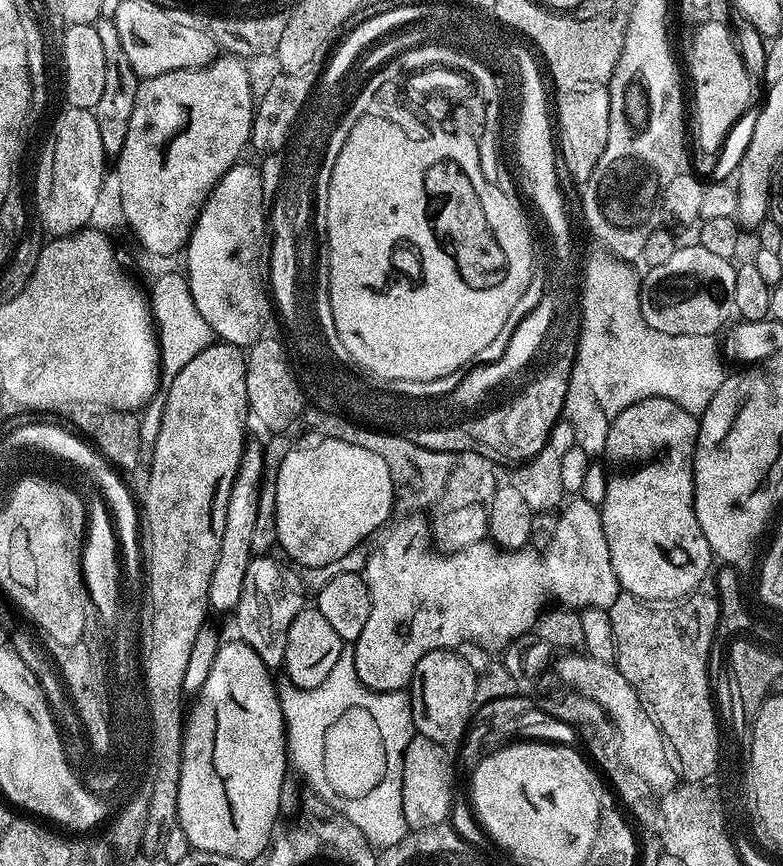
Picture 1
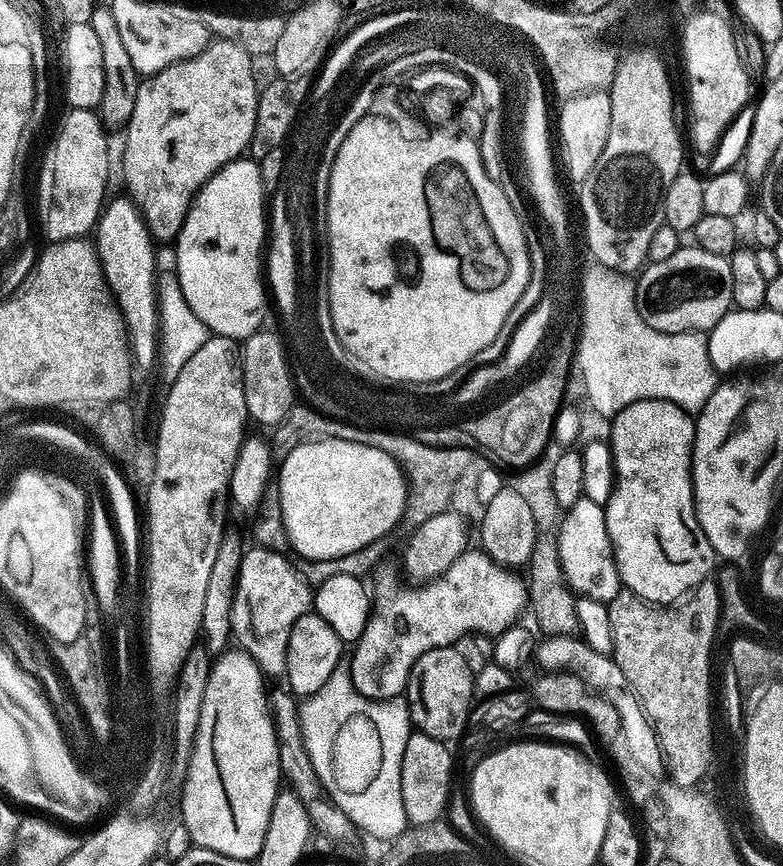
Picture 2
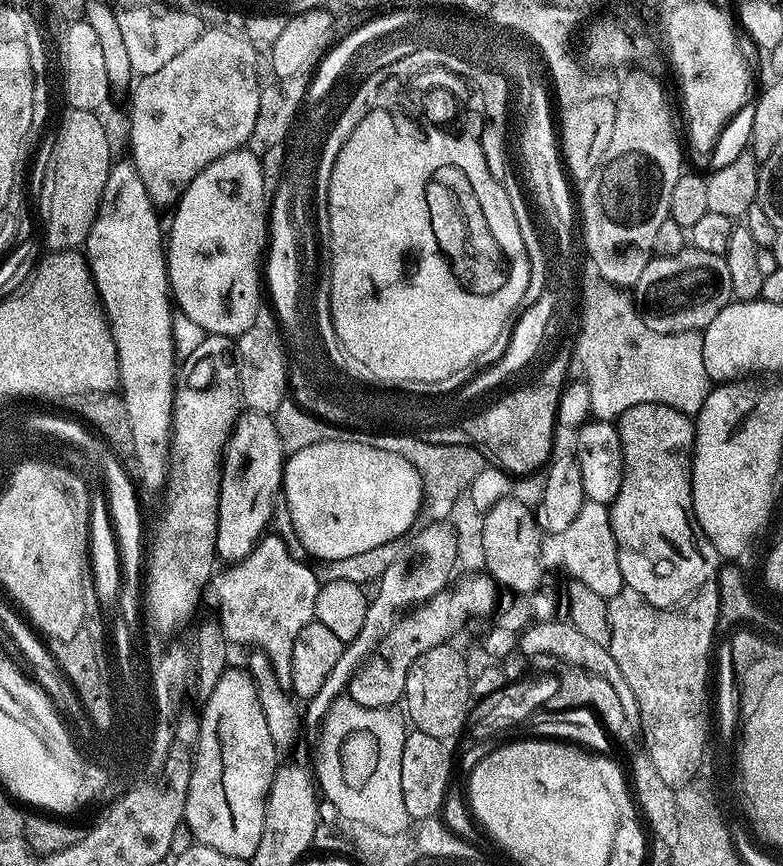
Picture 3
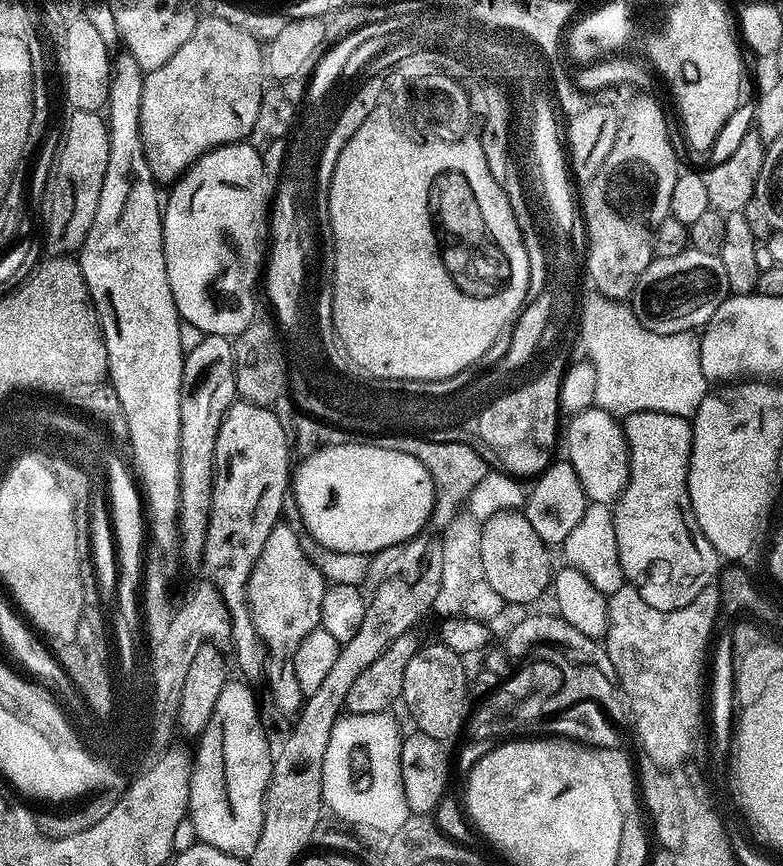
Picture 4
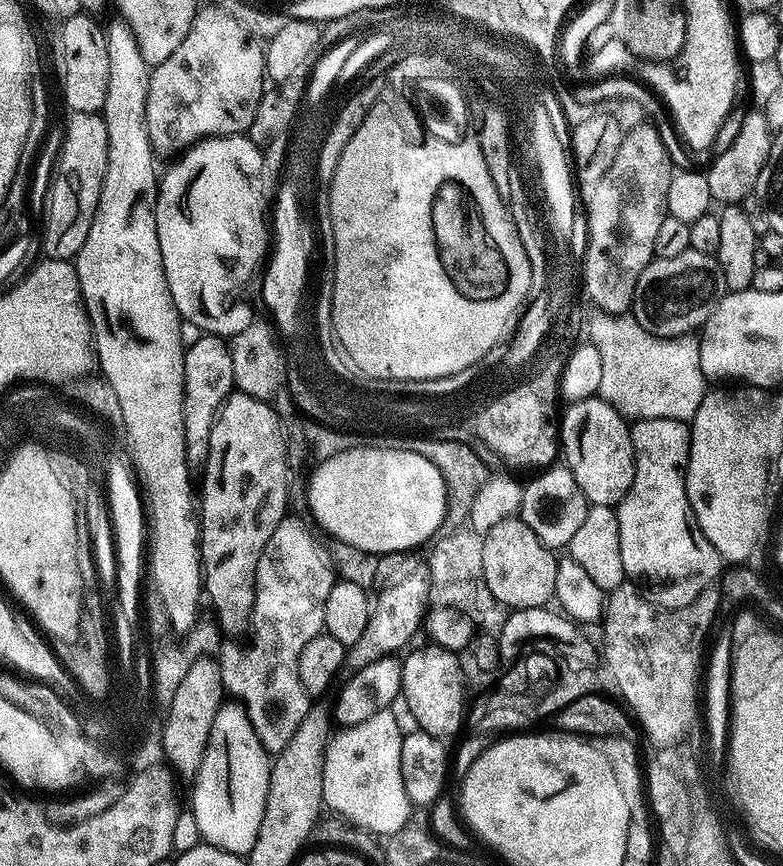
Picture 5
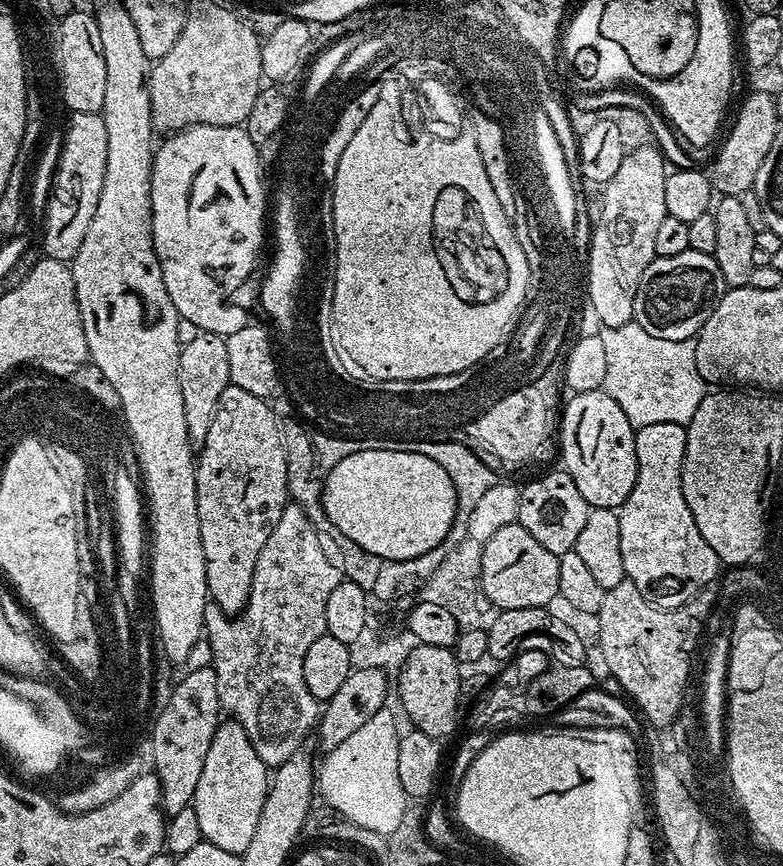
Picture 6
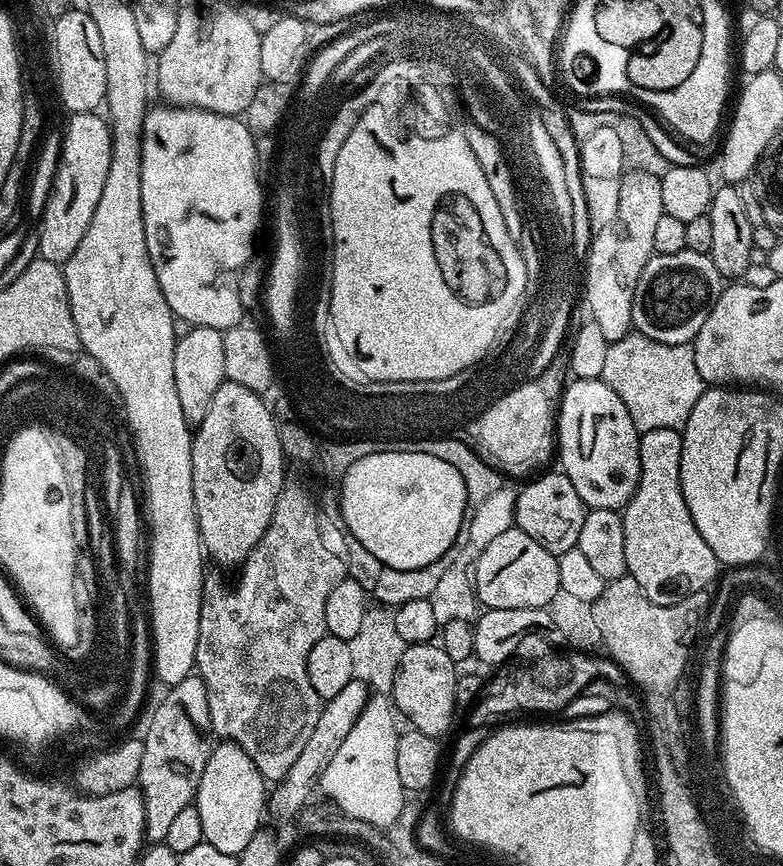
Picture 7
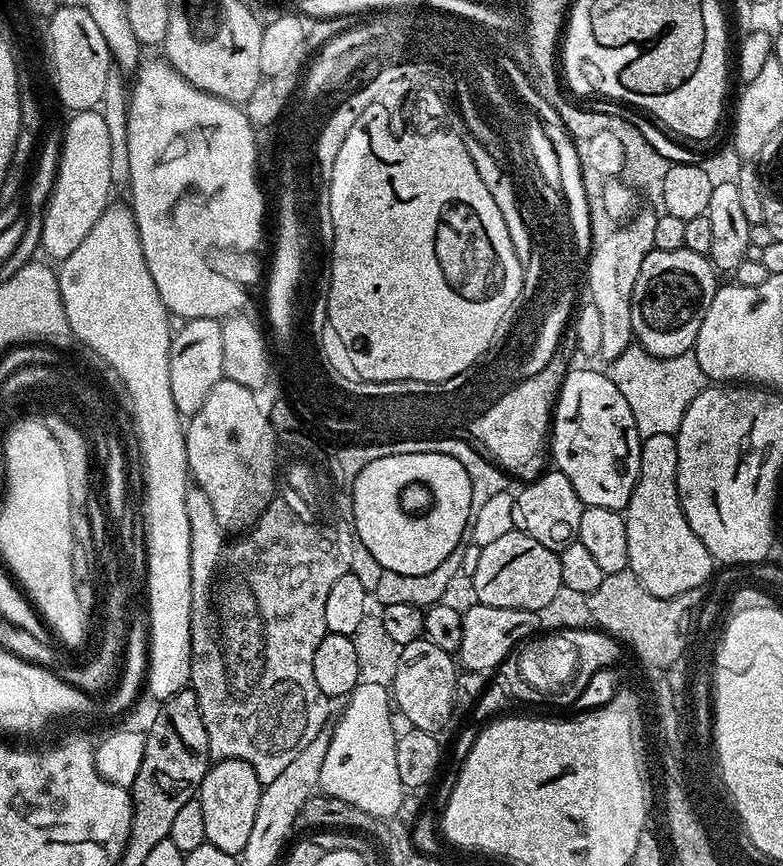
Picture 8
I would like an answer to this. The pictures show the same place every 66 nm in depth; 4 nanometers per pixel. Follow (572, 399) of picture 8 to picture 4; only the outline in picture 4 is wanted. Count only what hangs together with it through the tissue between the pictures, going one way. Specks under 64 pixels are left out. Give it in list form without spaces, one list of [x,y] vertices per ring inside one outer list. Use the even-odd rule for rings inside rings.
[[[588,406],[580,410],[580,413],[568,426],[566,458],[574,466],[574,474],[578,474],[578,482],[582,482],[584,495],[591,503],[615,505],[628,481],[628,443],[624,440],[624,429],[617,417],[613,416],[611,412],[603,412],[601,408],[595,406]]]

